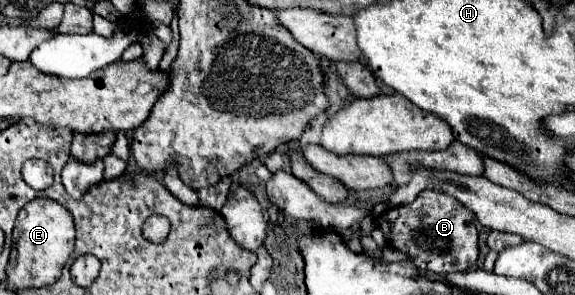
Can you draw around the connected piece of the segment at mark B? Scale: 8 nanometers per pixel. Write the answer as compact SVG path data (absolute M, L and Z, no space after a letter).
M426 189L410 205L390 207L378 217L378 221L388 221L384 225L386 239L392 247L412 257L412 263L432 275L448 275L456 271L468 271L478 259L478 231L474 225L474 213L462 209L452 197Z

